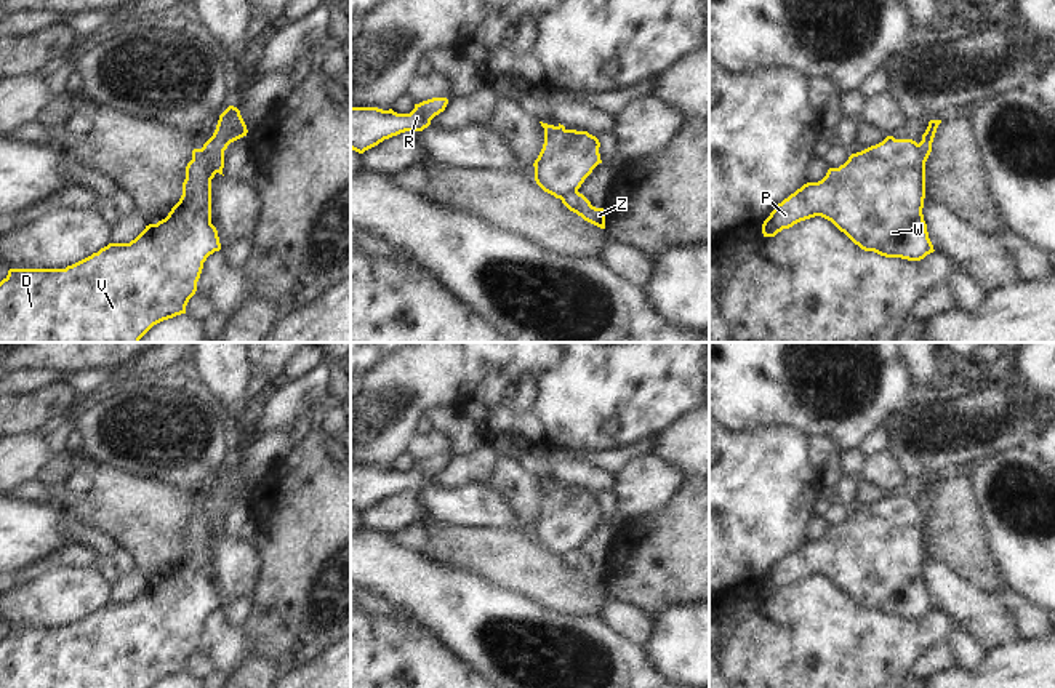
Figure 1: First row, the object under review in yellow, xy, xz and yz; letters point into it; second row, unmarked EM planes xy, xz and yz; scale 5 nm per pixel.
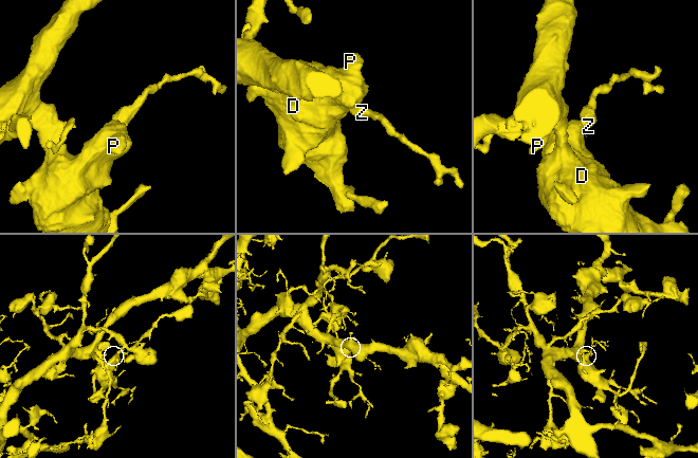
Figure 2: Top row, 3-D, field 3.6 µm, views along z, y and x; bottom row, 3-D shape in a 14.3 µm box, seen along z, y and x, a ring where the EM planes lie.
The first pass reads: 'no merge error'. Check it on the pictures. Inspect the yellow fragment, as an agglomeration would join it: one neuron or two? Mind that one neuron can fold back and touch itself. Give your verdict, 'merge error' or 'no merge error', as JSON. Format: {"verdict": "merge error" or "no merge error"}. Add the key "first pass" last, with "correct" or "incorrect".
{"verdict": "merge error", "first pass": "incorrect"}

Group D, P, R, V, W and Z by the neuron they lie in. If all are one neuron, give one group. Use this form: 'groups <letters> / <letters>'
groups D P R V W / Z

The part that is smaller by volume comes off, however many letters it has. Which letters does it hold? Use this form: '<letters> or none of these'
Z

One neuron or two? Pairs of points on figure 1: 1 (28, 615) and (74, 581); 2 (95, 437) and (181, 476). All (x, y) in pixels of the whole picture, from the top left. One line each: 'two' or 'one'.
1: one
2: one

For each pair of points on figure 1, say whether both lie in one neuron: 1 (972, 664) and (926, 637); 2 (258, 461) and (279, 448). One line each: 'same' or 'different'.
1: different
2: same

